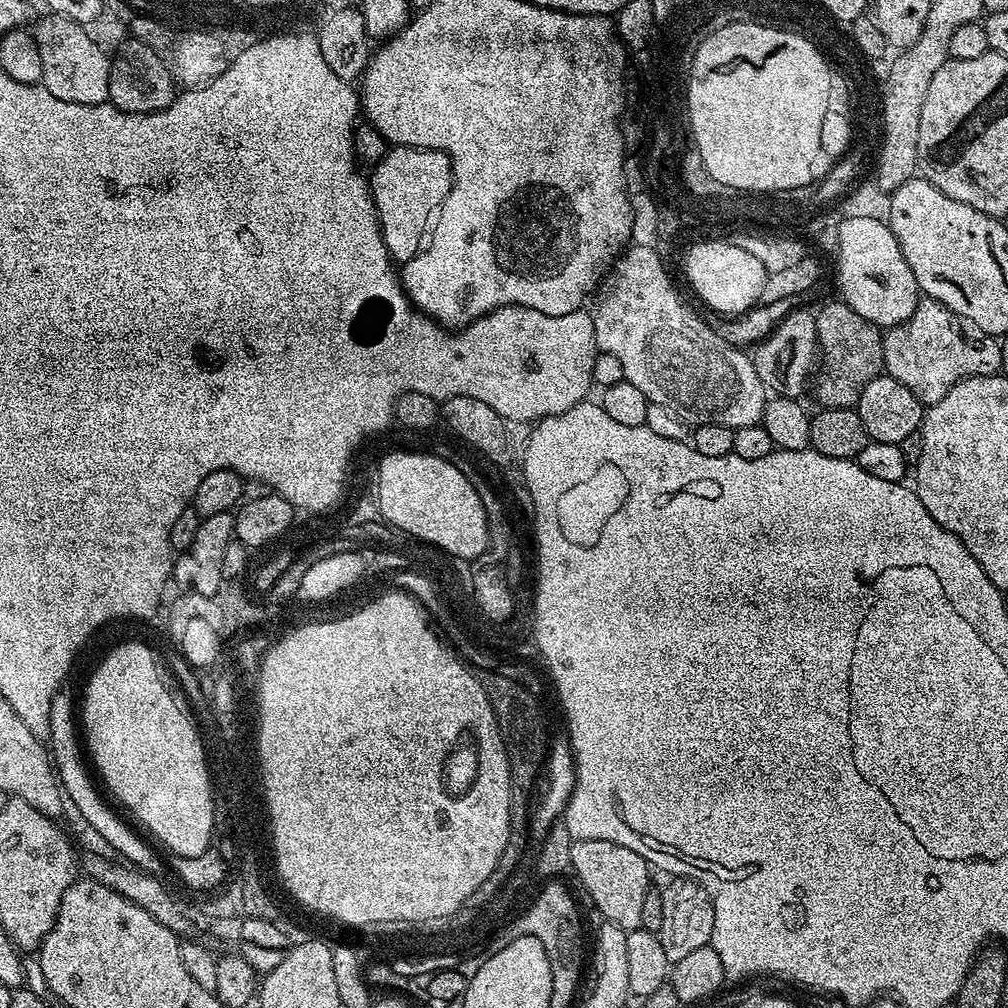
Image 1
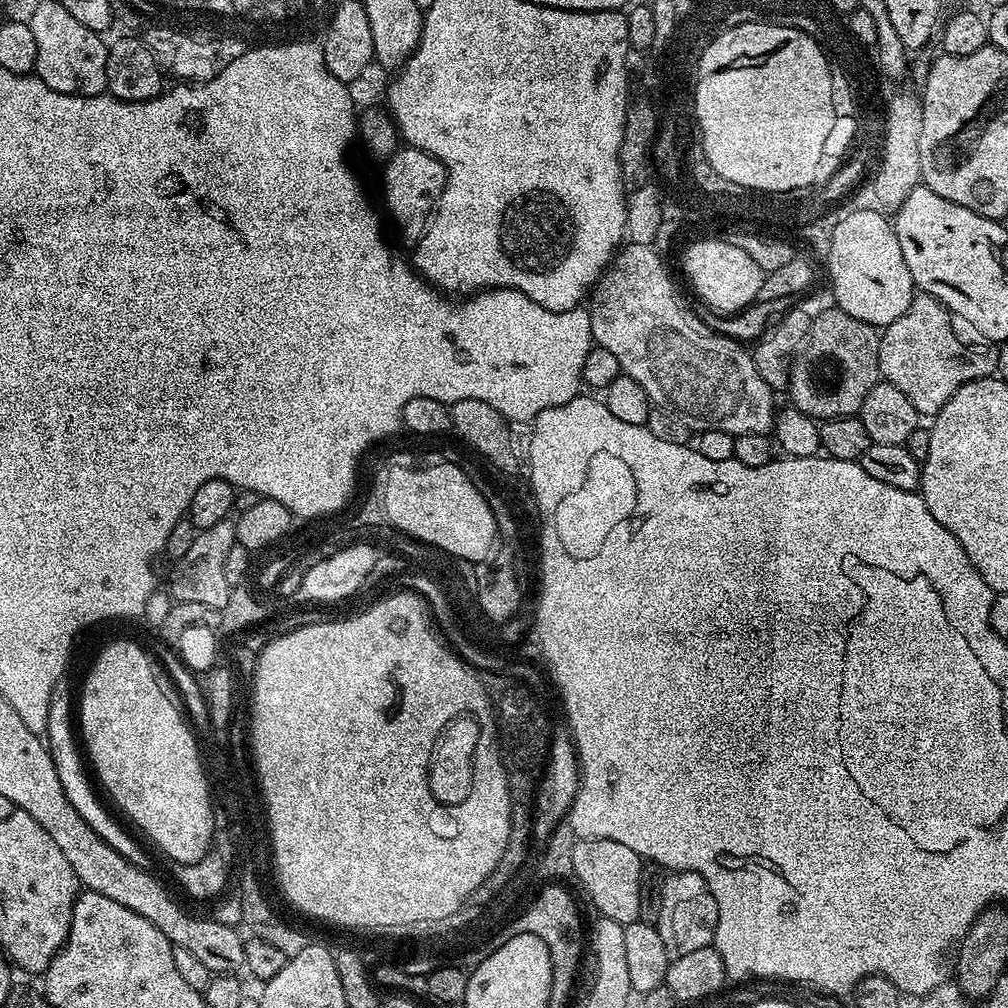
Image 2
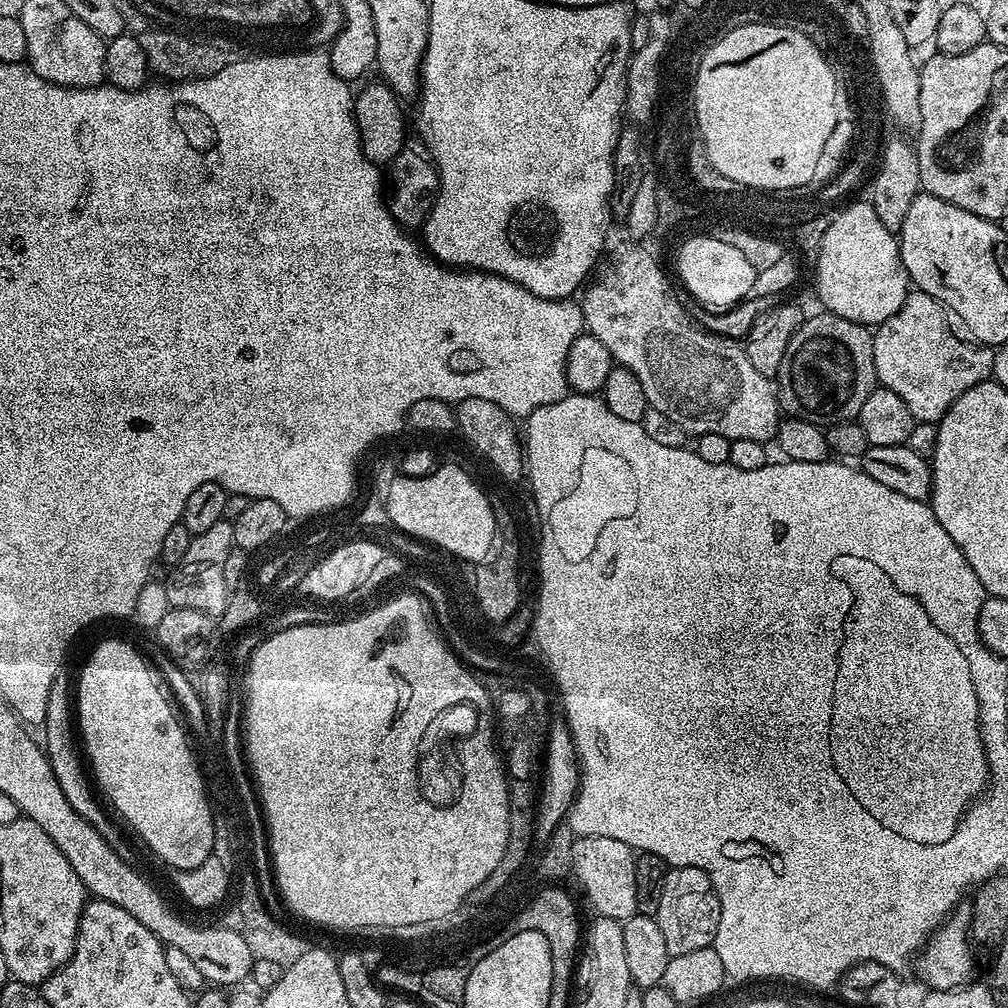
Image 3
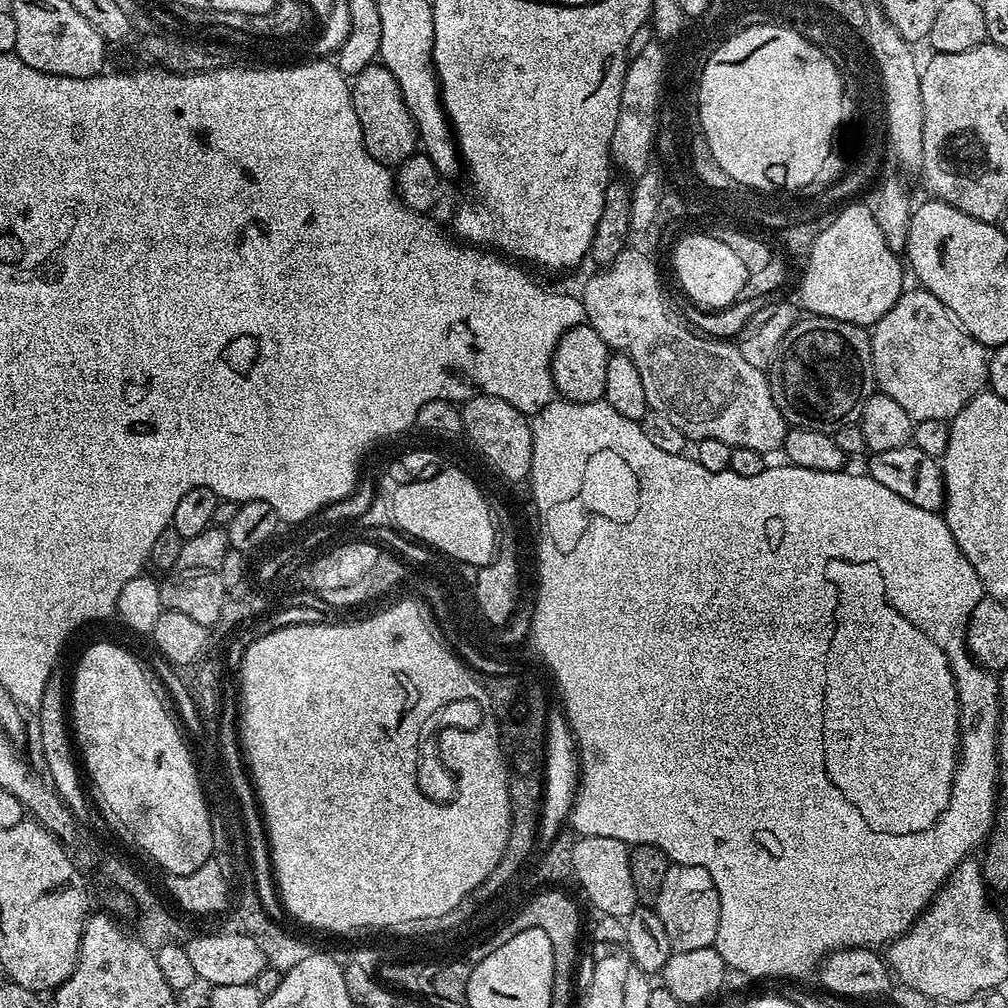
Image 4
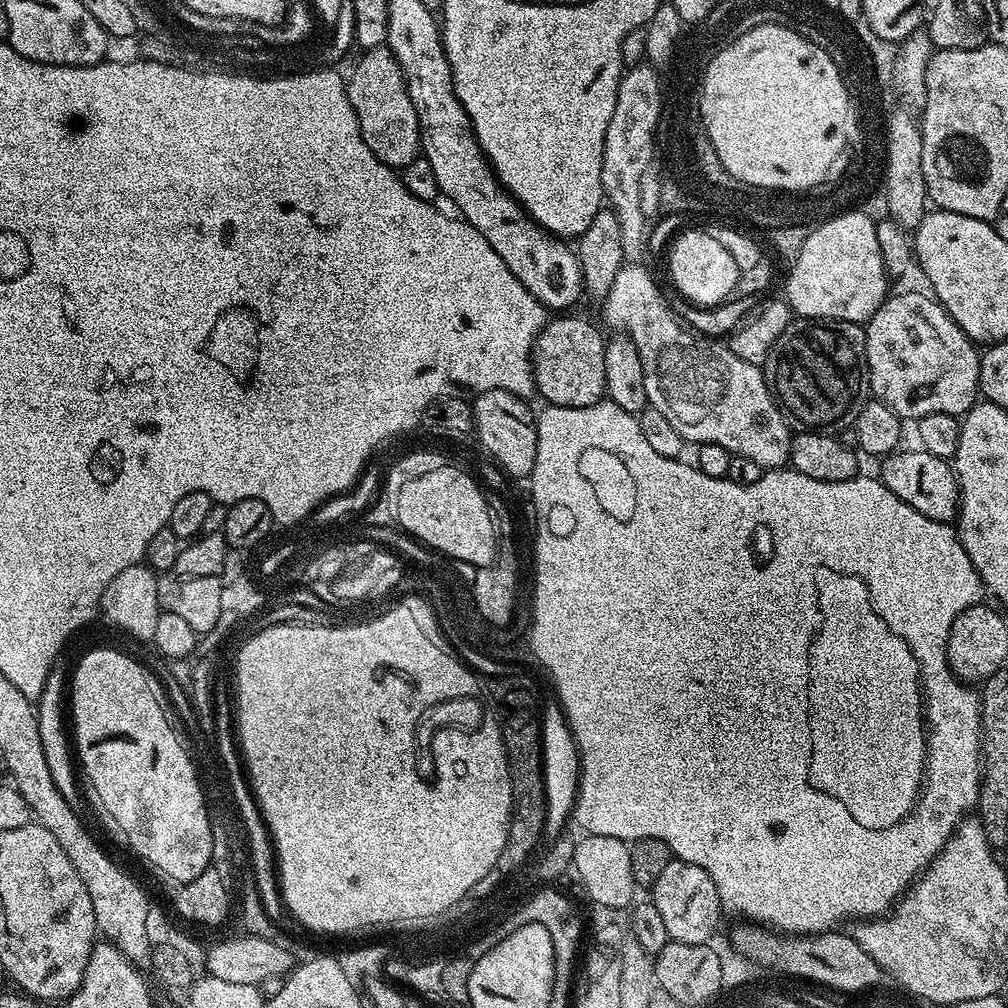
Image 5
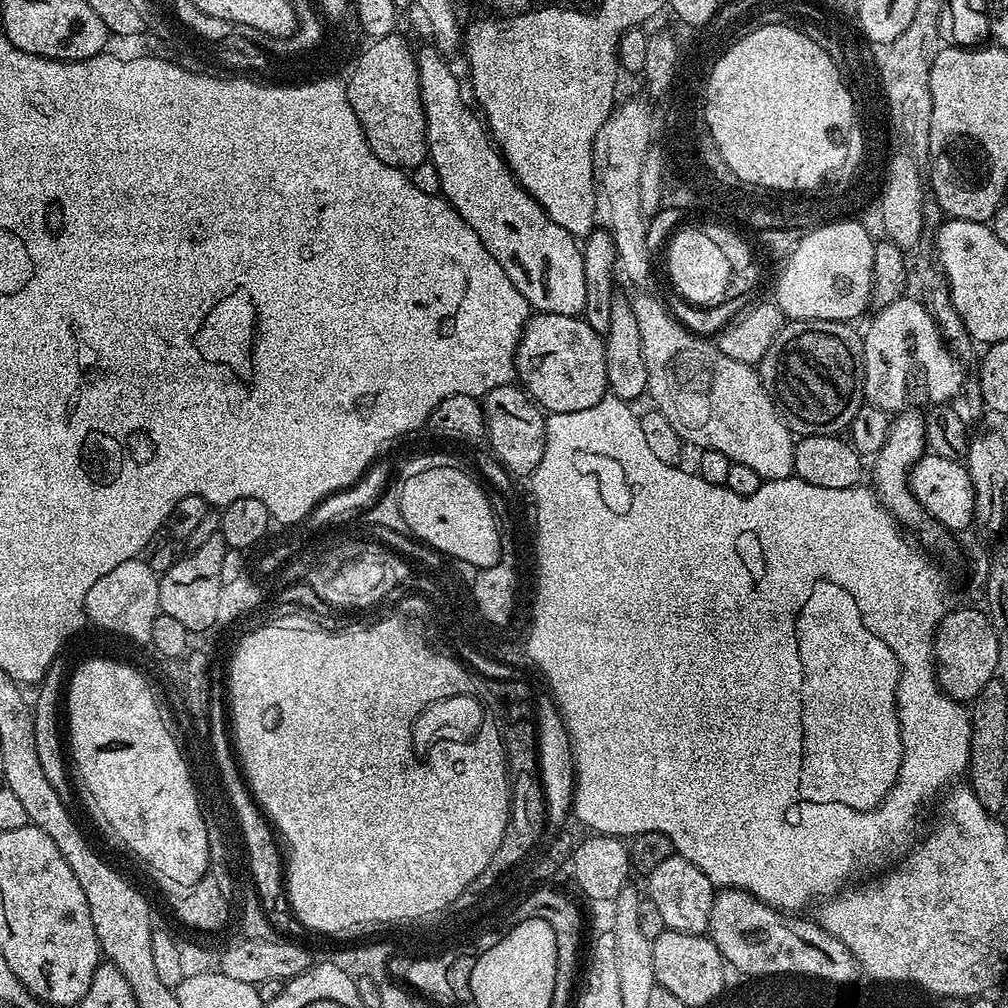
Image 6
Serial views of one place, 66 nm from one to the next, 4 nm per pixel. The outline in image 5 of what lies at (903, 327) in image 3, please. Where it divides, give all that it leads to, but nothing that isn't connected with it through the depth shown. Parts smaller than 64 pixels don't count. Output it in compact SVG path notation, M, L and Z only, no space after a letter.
M927 291L924 292L900 292L897 296L896 293L889 295L888 299L882 302L882 306L878 306L876 313L866 321L866 327L864 328L866 362L868 363L868 387L871 395L875 399L882 401L886 406L890 406L890 410L894 410L894 414L898 414L901 421L904 422L908 422L908 420L909 422L915 422L922 419L926 414L934 414L935 412L950 414L957 418L963 417L964 413L969 412L972 405L977 403L980 391L978 374L980 373L981 353L978 351L977 345L968 339L968 335L958 327L954 322L954 318L950 318L950 314L940 305L940 301Z

